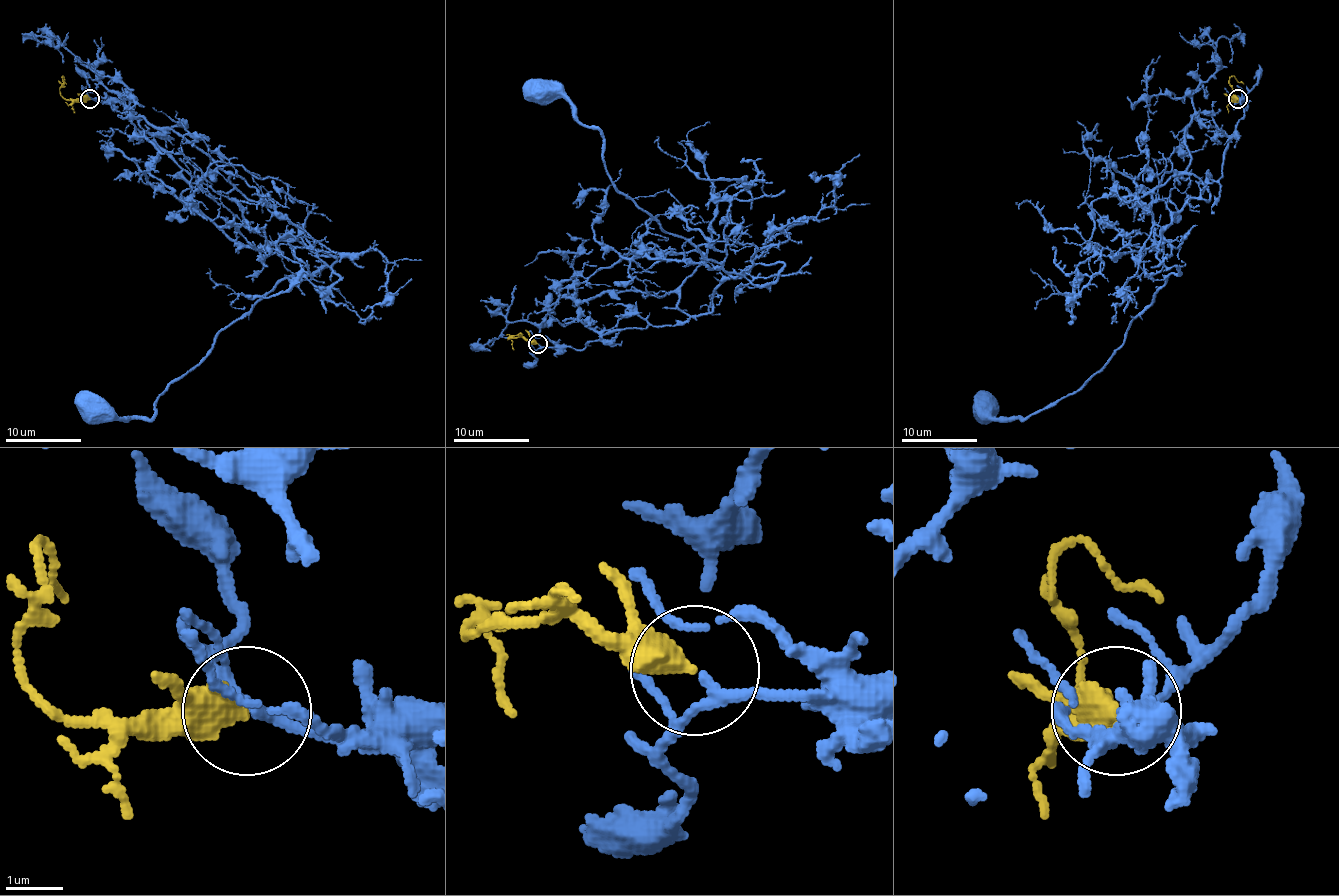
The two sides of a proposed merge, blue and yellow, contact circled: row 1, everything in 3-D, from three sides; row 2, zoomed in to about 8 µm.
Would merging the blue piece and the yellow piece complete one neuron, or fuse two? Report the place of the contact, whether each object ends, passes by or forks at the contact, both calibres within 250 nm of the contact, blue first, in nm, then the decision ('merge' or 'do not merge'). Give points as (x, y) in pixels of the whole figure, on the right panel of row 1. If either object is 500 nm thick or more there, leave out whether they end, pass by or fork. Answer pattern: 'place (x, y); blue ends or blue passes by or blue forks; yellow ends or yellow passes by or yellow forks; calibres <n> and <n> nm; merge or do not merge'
place (1238, 98); blue passes by; yellow ends; calibres 160 and 480 nm; merge

